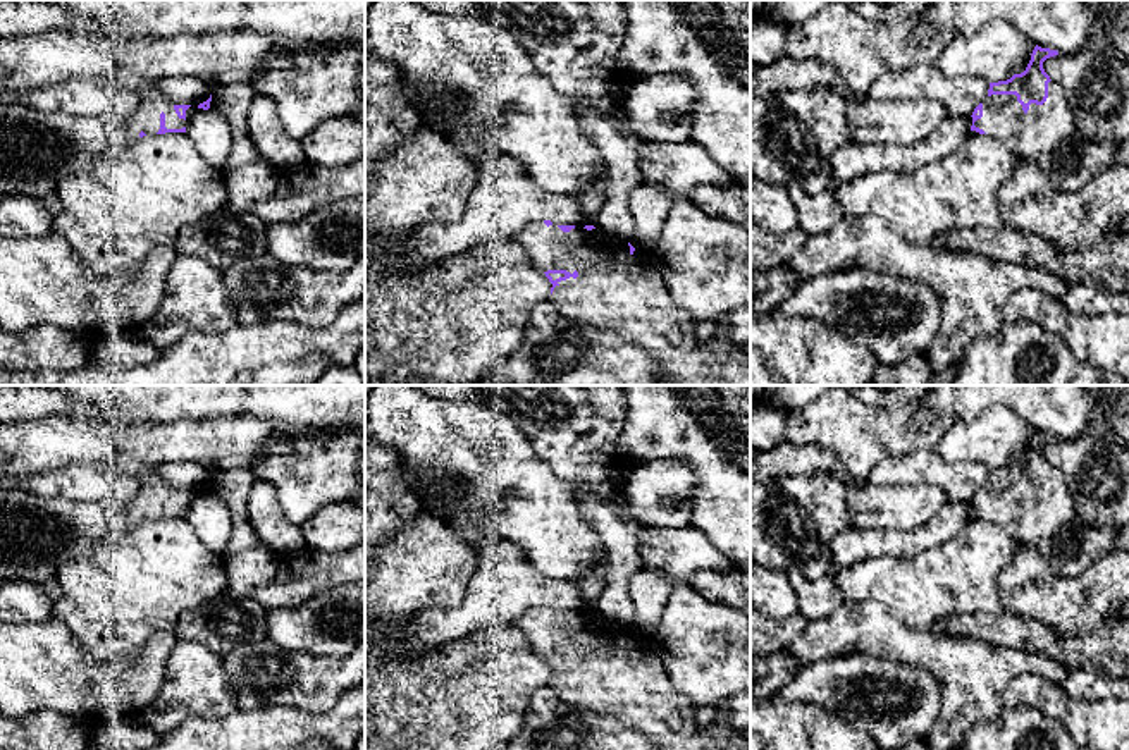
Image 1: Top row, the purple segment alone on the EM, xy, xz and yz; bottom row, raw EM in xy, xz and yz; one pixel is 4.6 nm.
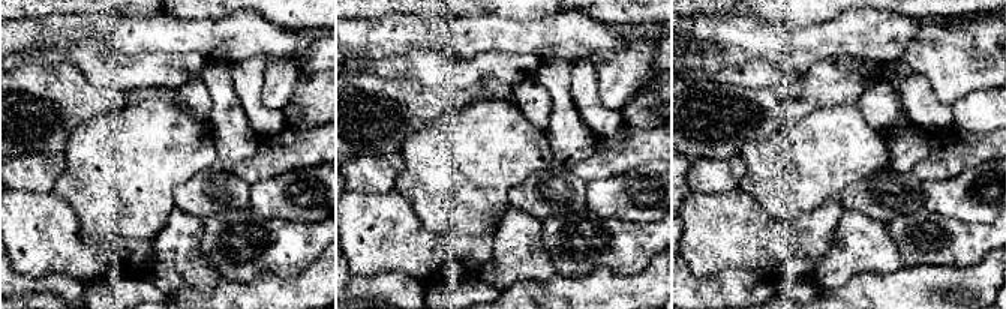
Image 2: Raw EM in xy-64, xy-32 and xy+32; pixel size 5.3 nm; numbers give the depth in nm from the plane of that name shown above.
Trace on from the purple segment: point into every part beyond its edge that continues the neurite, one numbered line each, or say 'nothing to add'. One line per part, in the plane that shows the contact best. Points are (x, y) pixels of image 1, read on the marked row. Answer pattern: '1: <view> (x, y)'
1: yz (1048, 133)

